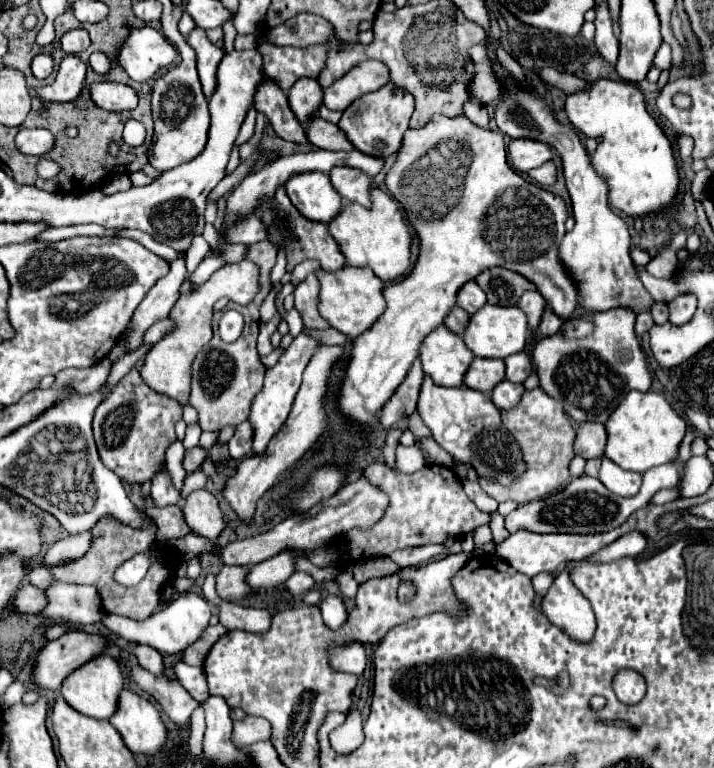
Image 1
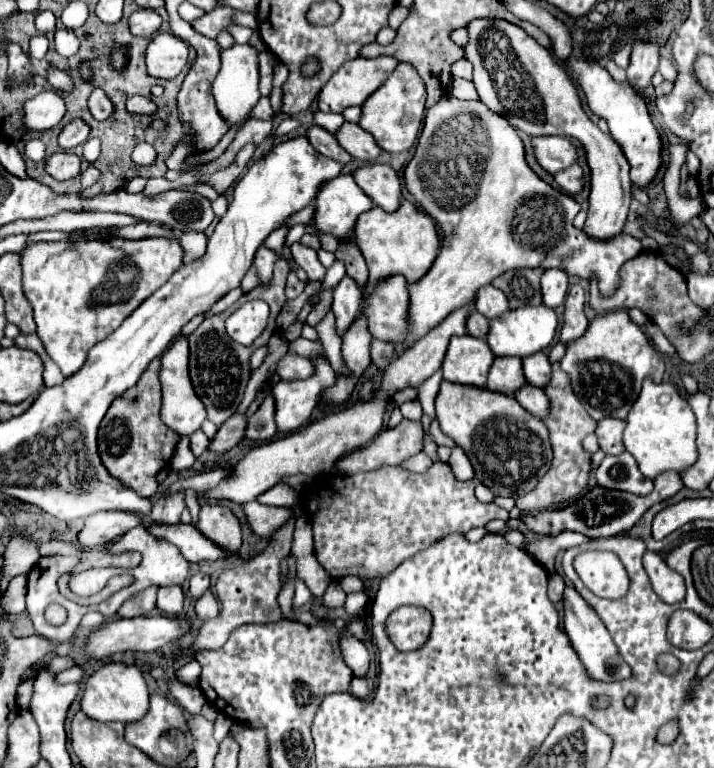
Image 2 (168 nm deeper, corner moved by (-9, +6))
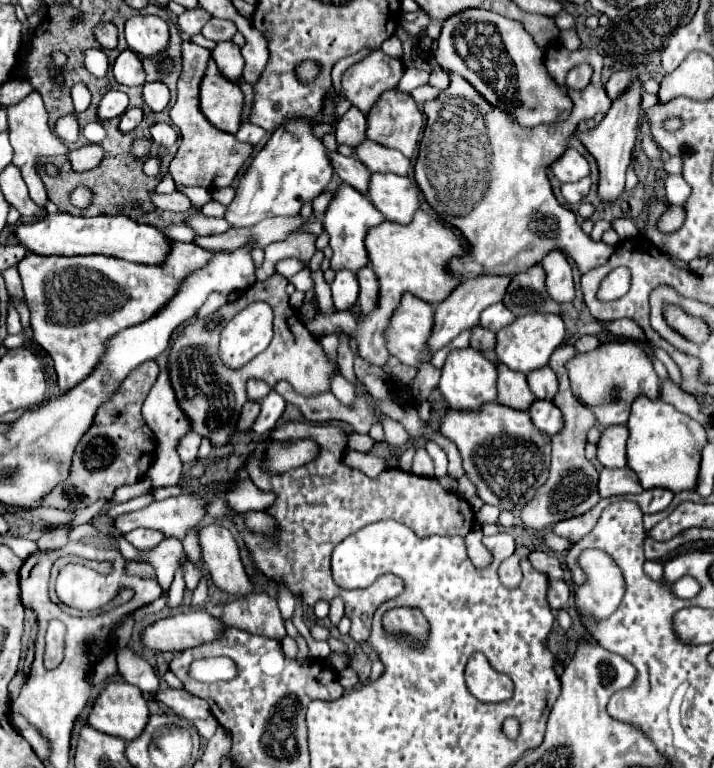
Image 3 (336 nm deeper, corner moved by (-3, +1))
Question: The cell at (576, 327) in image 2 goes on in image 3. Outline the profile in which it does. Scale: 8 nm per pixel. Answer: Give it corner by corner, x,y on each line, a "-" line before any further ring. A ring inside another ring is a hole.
584,335
584,337
580,337
580,339
576,341
576,351
578,351
578,353
586,353
586,351
596,349
596,345
600,345
600,341
598,341
596,335

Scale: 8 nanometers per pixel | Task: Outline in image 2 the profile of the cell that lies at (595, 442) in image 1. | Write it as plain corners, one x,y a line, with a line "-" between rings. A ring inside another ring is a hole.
604,418
598,422
596,436
598,436
600,448
606,454
622,454
624,452
624,444
622,444
624,428
626,428
624,420
618,420
618,418

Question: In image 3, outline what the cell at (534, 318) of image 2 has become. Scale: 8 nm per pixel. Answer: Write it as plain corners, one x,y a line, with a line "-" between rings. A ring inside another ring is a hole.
536,313
536,315
524,315
518,317
508,327
500,329
496,333
496,359
498,363
508,365
514,371
528,373
532,369
540,369
548,365
548,357
552,351
564,343
564,321
560,315
550,313

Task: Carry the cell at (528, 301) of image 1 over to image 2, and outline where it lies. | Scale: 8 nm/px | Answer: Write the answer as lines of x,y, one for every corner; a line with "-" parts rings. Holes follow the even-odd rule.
550,268
542,274
542,298
550,308
558,308
568,292
568,274
558,268

